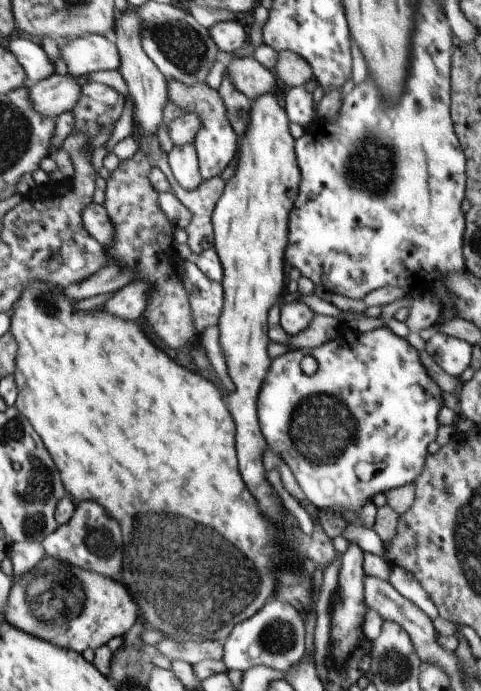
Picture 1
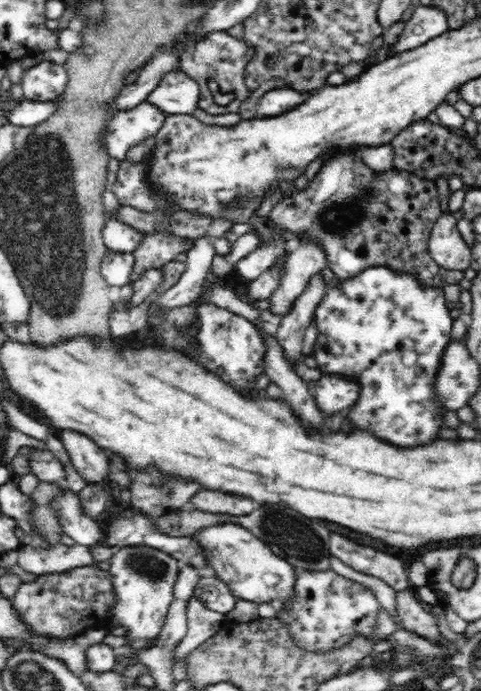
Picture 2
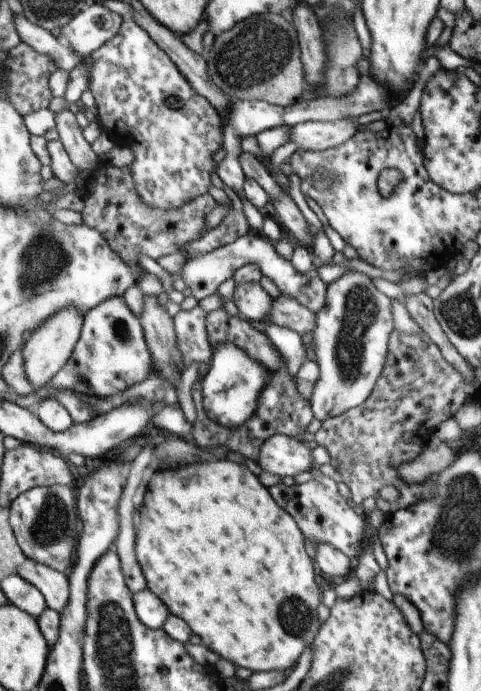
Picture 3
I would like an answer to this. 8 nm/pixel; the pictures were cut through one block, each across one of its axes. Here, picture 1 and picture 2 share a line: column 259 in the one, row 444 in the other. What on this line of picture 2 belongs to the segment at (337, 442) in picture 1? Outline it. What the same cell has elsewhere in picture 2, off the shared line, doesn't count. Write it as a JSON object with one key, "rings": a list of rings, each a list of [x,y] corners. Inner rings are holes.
{"rings":[[[380,265],[366,267],[366,270],[363,270],[353,278],[342,280],[335,290],[330,290],[324,298],[321,298],[321,301],[313,312],[313,318],[317,326],[317,338],[313,346],[313,355],[322,374],[340,375],[346,377],[346,379],[358,381],[358,385],[360,385],[360,398],[344,413],[351,421],[353,427],[366,429],[370,433],[374,433],[374,437],[400,447],[417,447],[418,445],[424,445],[434,439],[438,439],[438,431],[442,426],[445,426],[442,414],[444,414],[446,408],[435,398],[433,384],[435,383],[435,374],[442,360],[443,350],[451,341],[451,328],[453,325],[453,320],[450,317],[451,310],[446,307],[446,300],[443,287],[427,286],[412,273],[404,273],[404,271],[393,269],[391,266]]]}

